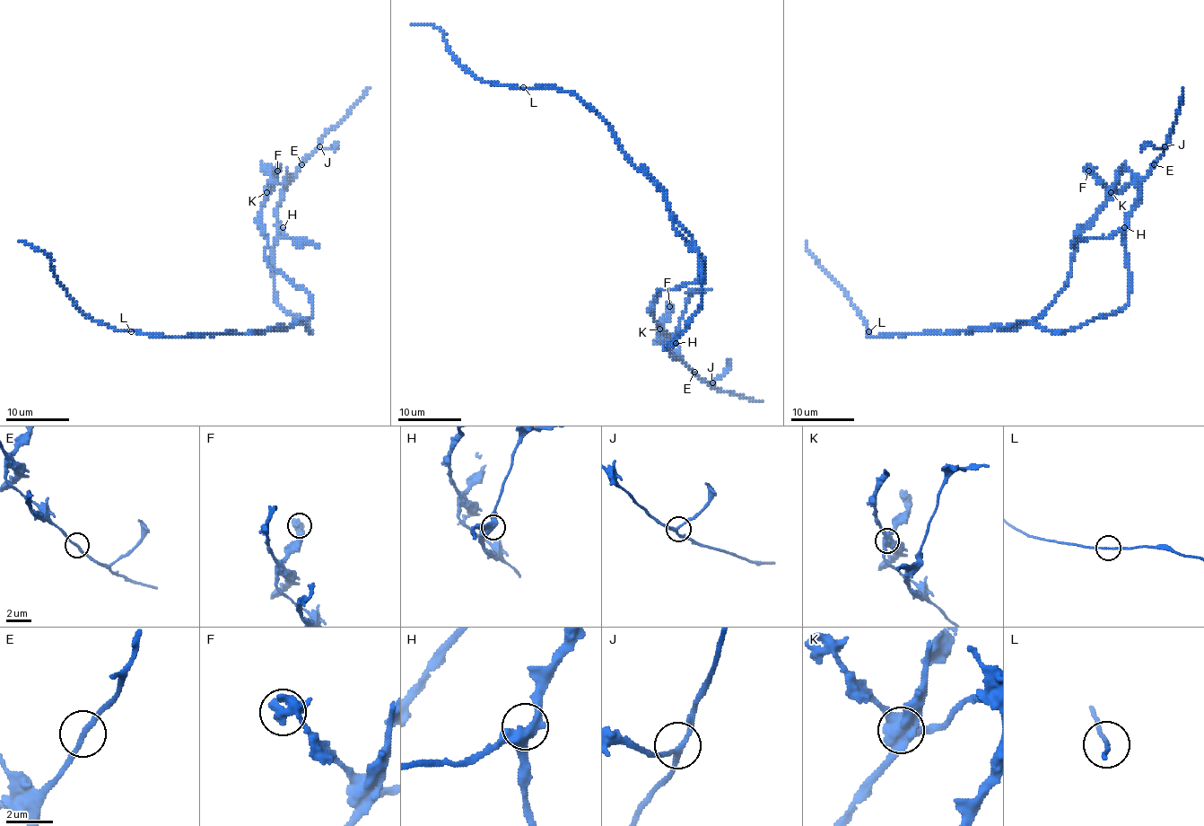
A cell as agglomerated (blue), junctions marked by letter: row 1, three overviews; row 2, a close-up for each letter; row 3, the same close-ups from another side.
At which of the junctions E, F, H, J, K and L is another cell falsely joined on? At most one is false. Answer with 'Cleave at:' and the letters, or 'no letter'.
Cleave at: K

